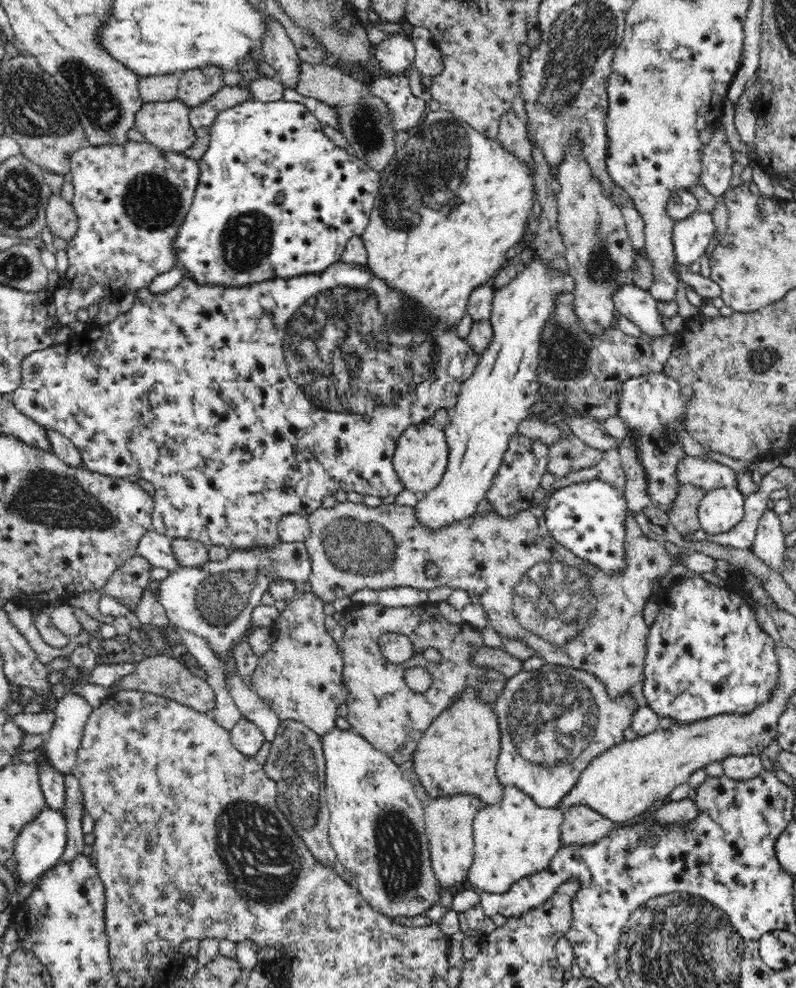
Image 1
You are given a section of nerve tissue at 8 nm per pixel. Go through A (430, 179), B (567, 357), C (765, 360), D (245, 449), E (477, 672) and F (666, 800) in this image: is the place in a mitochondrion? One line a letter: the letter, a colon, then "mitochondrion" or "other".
A: mitochondrion
B: mitochondrion
C: mitochondrion
D: other
E: other
F: other

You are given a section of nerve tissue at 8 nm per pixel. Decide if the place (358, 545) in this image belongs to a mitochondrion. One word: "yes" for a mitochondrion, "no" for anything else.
yes

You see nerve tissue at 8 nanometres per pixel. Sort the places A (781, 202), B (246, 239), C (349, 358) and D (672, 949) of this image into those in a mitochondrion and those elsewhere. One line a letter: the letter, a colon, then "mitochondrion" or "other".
A: other
B: mitochondrion
C: mitochondrion
D: mitochondrion

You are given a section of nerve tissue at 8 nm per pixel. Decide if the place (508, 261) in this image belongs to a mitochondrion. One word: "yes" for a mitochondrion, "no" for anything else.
no

